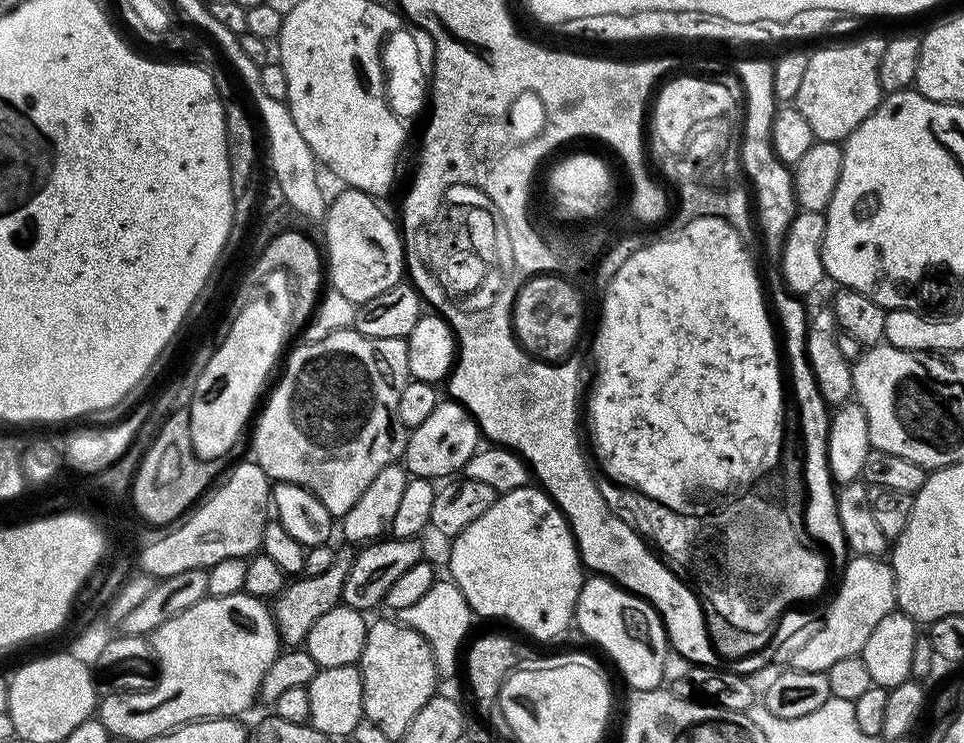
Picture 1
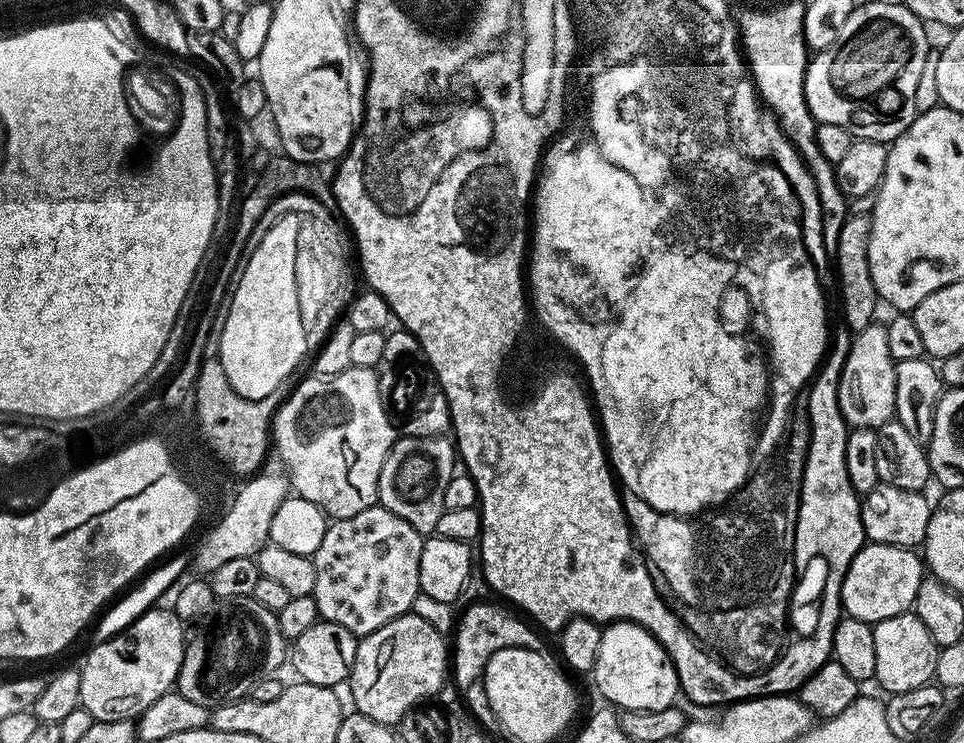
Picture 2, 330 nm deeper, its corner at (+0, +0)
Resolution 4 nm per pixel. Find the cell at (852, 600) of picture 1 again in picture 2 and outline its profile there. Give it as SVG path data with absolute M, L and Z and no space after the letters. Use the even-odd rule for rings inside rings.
M865 543L850 562L842 582L840 602L843 611L873 626L886 618L894 618L915 605L918 586L925 575L926 565L913 549Z

